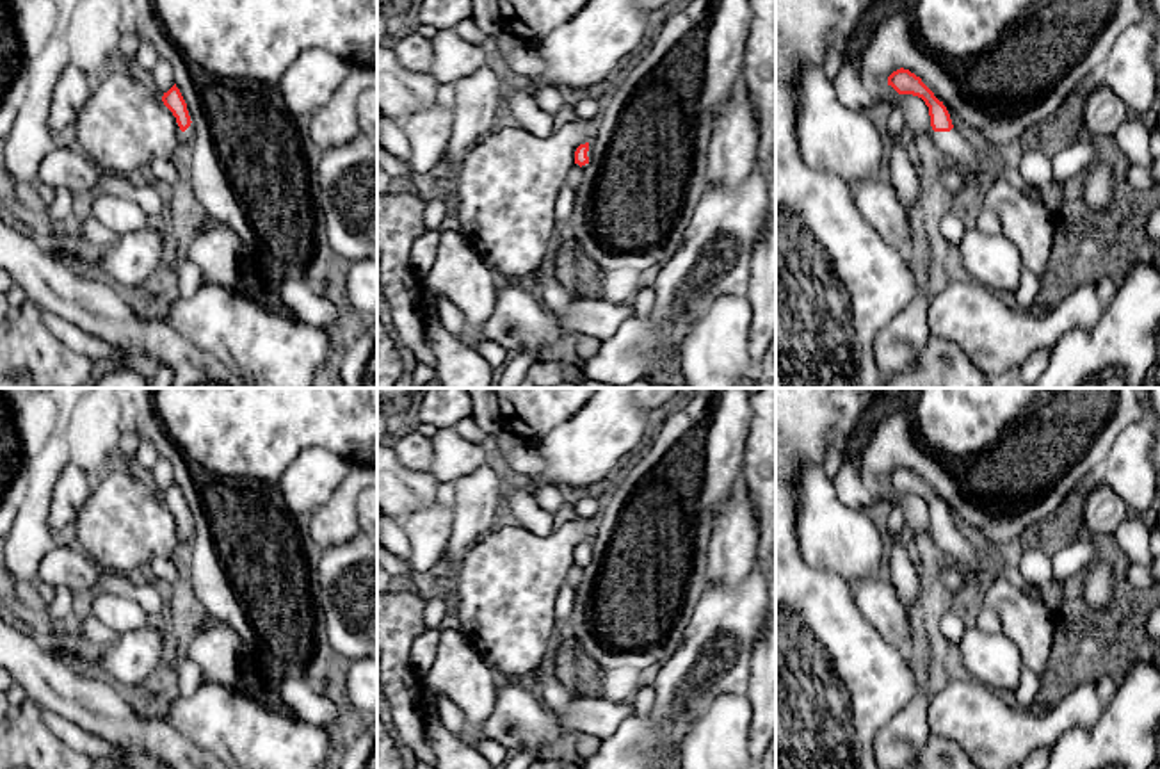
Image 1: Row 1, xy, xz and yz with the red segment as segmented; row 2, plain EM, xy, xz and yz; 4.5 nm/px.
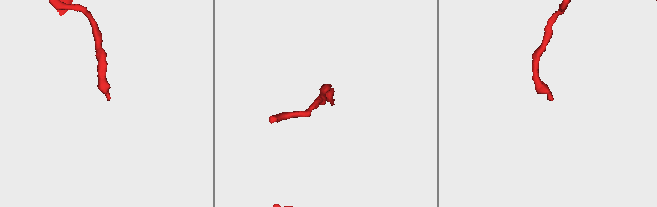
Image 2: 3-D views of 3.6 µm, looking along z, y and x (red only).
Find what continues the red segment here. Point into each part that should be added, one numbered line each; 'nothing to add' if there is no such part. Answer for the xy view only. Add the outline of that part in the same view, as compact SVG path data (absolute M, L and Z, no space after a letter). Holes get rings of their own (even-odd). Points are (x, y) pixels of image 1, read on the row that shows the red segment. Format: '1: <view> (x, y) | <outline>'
1: xy (185, 139) | M190 123L190 126L185 132L180 132L180 137L178 137L178 148L181 157L189 155L192 142L194 142L194 126Z

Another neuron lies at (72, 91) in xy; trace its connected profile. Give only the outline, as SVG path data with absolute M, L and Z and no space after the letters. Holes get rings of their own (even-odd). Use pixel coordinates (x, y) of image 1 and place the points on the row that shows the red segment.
M68 66L53 89L48 125L52 134L60 134L73 126L78 112L91 96L93 80L77 66Z

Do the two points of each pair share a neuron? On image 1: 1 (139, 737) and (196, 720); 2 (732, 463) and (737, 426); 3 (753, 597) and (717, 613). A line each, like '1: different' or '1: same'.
1: different
2: same
3: same

